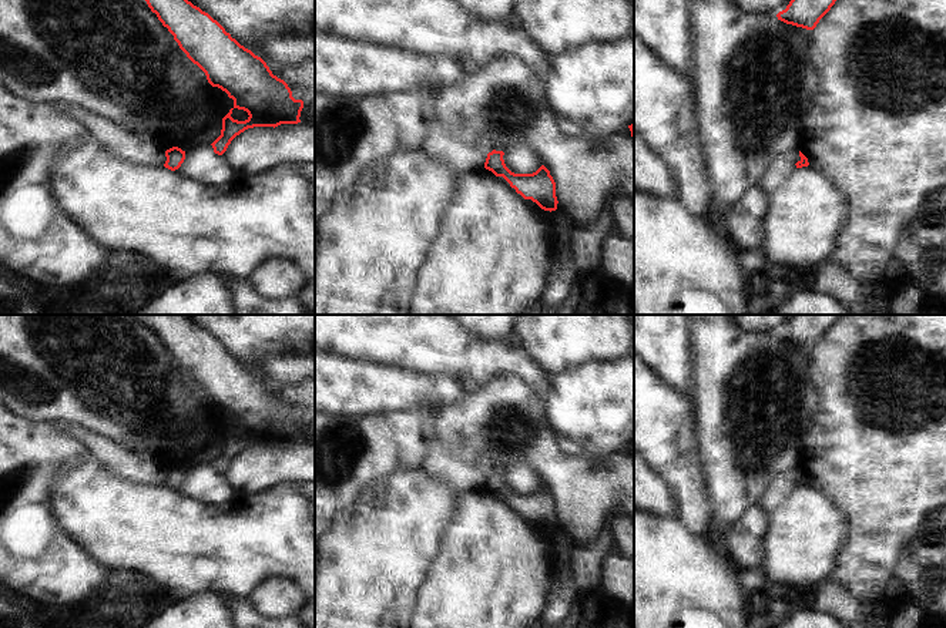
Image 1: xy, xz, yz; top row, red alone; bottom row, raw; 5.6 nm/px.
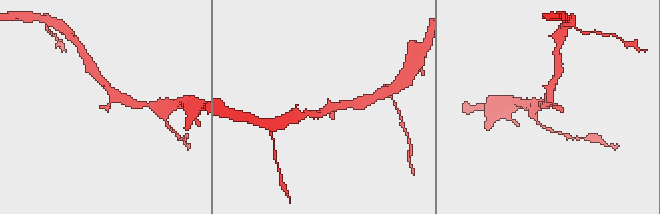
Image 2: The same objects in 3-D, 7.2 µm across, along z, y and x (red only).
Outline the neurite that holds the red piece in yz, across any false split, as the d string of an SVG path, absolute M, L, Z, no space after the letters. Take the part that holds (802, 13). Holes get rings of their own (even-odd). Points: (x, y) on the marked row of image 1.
M791 0L786 9L779 11L776 17L786 24L814 30L835 1L836 0Z

